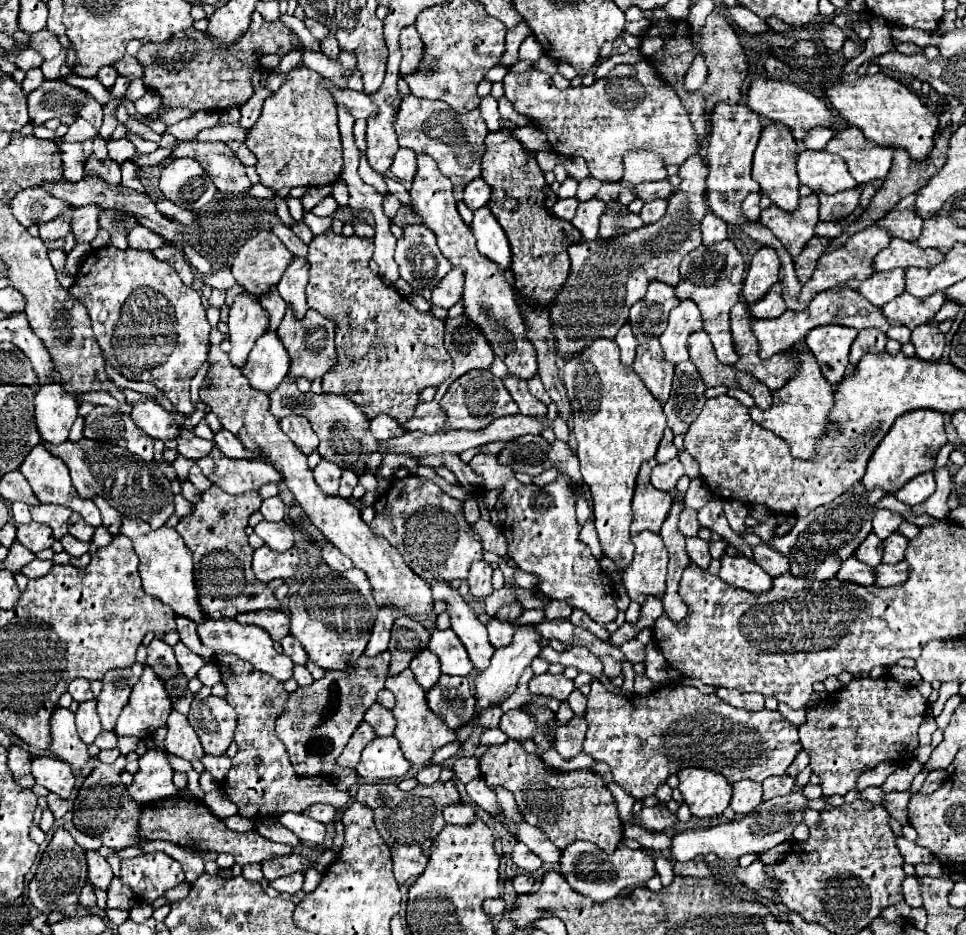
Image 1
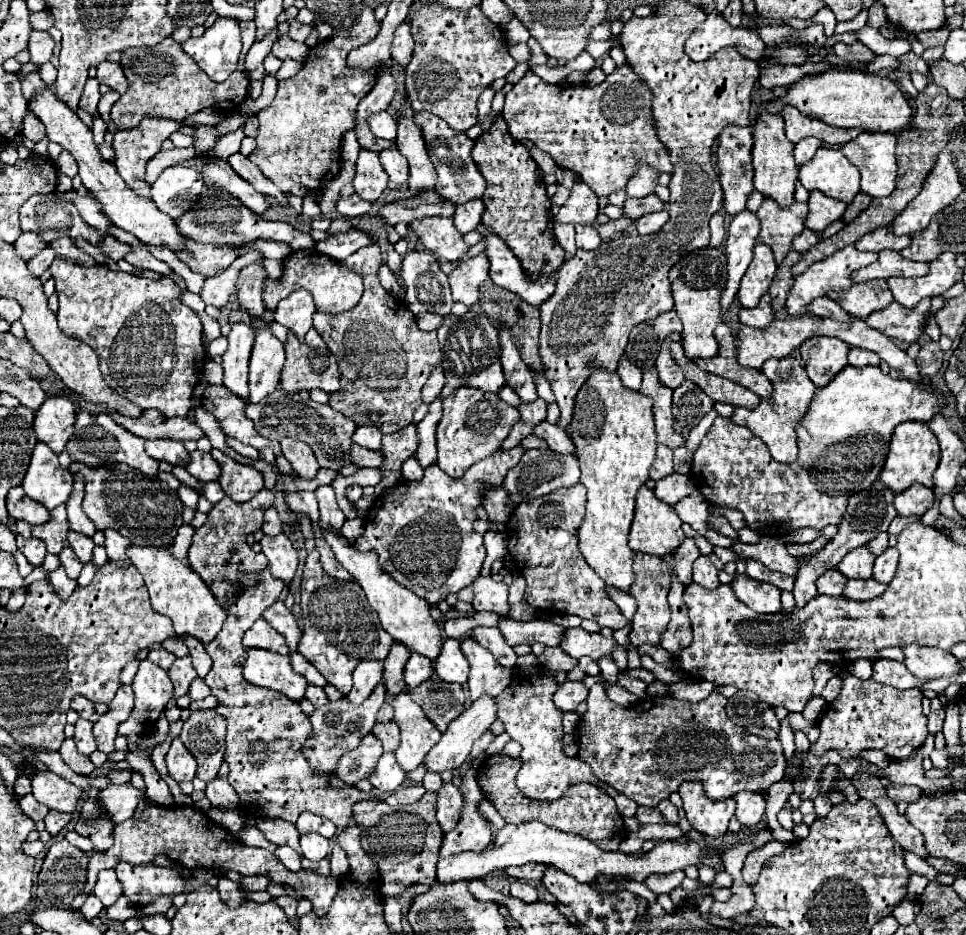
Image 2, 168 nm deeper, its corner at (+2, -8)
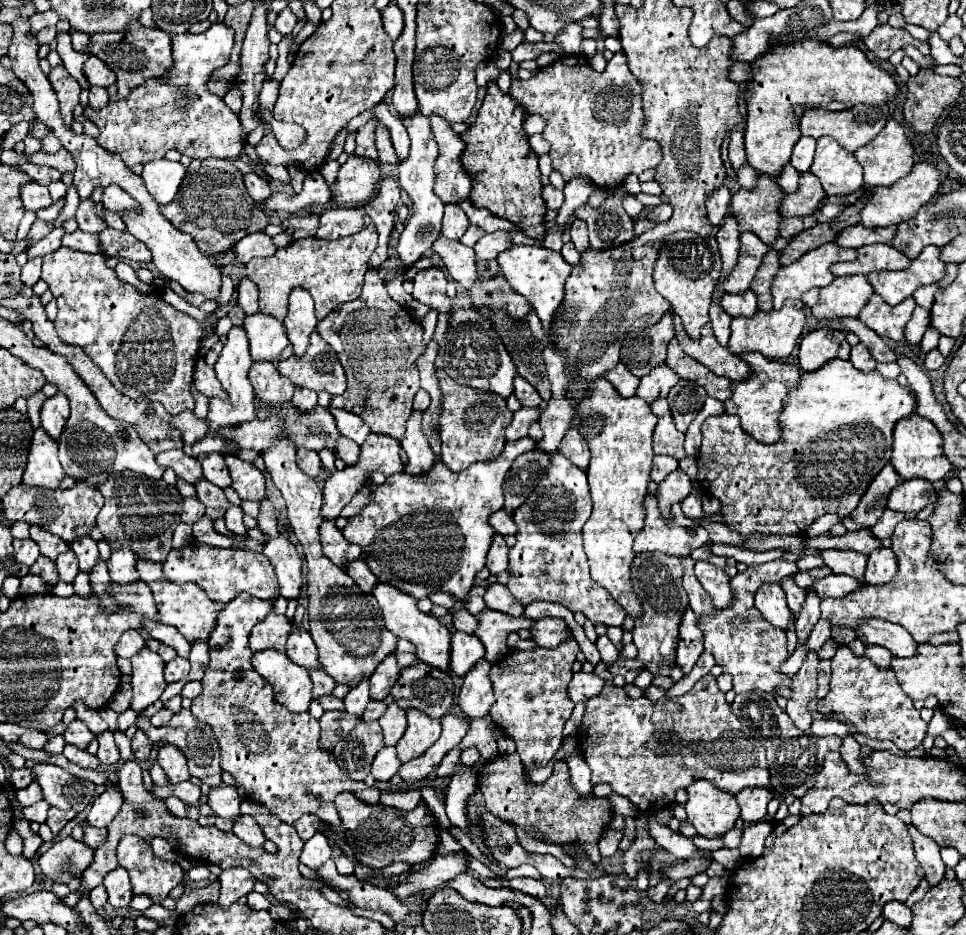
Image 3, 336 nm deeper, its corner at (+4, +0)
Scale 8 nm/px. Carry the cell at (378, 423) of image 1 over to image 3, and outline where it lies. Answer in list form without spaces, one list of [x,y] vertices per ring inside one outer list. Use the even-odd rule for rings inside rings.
[[[329,408],[329,412],[335,416],[337,430],[341,432],[341,436],[351,438],[359,446],[365,442],[367,434],[369,434],[369,428],[367,428],[367,424],[363,424],[363,420],[359,420],[359,416],[355,416],[351,412],[343,412],[339,408]]]

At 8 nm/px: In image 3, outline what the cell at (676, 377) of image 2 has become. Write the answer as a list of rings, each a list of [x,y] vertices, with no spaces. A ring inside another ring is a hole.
[[[665,364],[657,366],[647,376],[641,378],[637,396],[643,398],[647,404],[651,404],[657,398],[665,398],[669,394],[669,390],[677,384],[677,380],[679,380],[679,376],[675,376],[675,372],[671,372],[671,368],[667,368]]]

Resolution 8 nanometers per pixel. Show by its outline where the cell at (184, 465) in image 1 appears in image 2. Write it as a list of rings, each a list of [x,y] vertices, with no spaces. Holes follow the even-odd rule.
[[[181,484],[179,490],[177,490],[177,494],[179,494],[179,498],[181,498],[181,502],[183,502],[185,506],[189,506],[189,508],[195,510],[197,498],[199,498],[199,492],[197,492],[195,488],[191,488],[191,486],[187,486],[187,484]]]

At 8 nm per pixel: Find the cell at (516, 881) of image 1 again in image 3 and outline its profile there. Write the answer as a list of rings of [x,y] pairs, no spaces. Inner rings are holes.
[[[515,878],[515,880],[511,880],[511,888],[513,890],[519,890],[519,892],[523,892],[523,894],[529,894],[529,896],[537,896],[537,900],[539,900],[539,896],[545,896],[545,884],[543,884],[543,880],[533,880],[533,878]]]

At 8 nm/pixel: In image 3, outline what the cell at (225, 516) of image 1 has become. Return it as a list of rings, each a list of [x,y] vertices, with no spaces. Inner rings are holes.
[[[295,630],[291,632],[289,640],[287,640],[287,658],[303,668],[309,668],[309,670],[319,670],[321,664],[317,660],[317,648],[315,648],[315,642],[311,638],[309,632],[305,630]]]

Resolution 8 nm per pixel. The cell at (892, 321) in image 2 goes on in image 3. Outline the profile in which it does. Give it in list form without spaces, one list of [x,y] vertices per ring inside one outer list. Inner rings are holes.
[[[873,294],[857,318],[881,338],[887,338],[891,342],[903,342],[903,330],[915,306],[917,304],[913,298],[907,298],[897,306],[889,306],[877,294]]]

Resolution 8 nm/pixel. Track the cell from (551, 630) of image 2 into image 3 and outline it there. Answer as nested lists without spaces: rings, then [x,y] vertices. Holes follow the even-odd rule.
[[[483,608],[483,612],[479,612],[477,620],[479,620],[479,628],[475,630],[475,634],[485,644],[485,648],[487,648],[485,658],[489,662],[497,662],[505,654],[505,638],[509,632],[517,632],[519,628],[533,626],[533,620],[529,620],[525,616],[519,616],[519,618],[505,616],[503,612],[495,612],[489,608]]]

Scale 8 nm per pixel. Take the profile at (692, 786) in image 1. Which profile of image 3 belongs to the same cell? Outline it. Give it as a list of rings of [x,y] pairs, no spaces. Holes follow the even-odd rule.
[[[709,780],[693,782],[687,788],[687,794],[687,818],[699,836],[719,838],[735,826],[739,818],[739,806],[733,794],[715,788],[715,784]]]

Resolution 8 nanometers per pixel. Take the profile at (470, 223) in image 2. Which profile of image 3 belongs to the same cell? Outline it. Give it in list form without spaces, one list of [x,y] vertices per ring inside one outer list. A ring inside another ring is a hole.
[[[447,204],[445,216],[443,216],[441,236],[449,238],[449,240],[459,240],[463,236],[463,232],[467,230],[467,226],[469,226],[469,220],[467,220],[465,212],[455,204]]]

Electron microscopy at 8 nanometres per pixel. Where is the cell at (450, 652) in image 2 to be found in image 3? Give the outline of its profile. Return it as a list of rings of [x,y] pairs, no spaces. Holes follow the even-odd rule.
[[[453,632],[451,640],[451,672],[465,676],[479,660],[485,658],[483,642],[475,634]]]

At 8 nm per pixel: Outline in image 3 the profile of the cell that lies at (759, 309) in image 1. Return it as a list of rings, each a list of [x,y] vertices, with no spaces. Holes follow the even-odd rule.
[[[747,290],[743,294],[723,294],[723,300],[719,300],[719,304],[723,304],[725,312],[729,316],[753,316],[757,312],[757,296]]]

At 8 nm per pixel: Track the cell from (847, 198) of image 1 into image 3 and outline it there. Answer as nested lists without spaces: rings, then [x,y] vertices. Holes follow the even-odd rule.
[[[805,172],[803,176],[799,176],[799,188],[791,194],[785,194],[785,198],[781,200],[781,216],[811,216],[819,208],[823,196],[825,192],[819,180],[811,176],[811,172]]]

